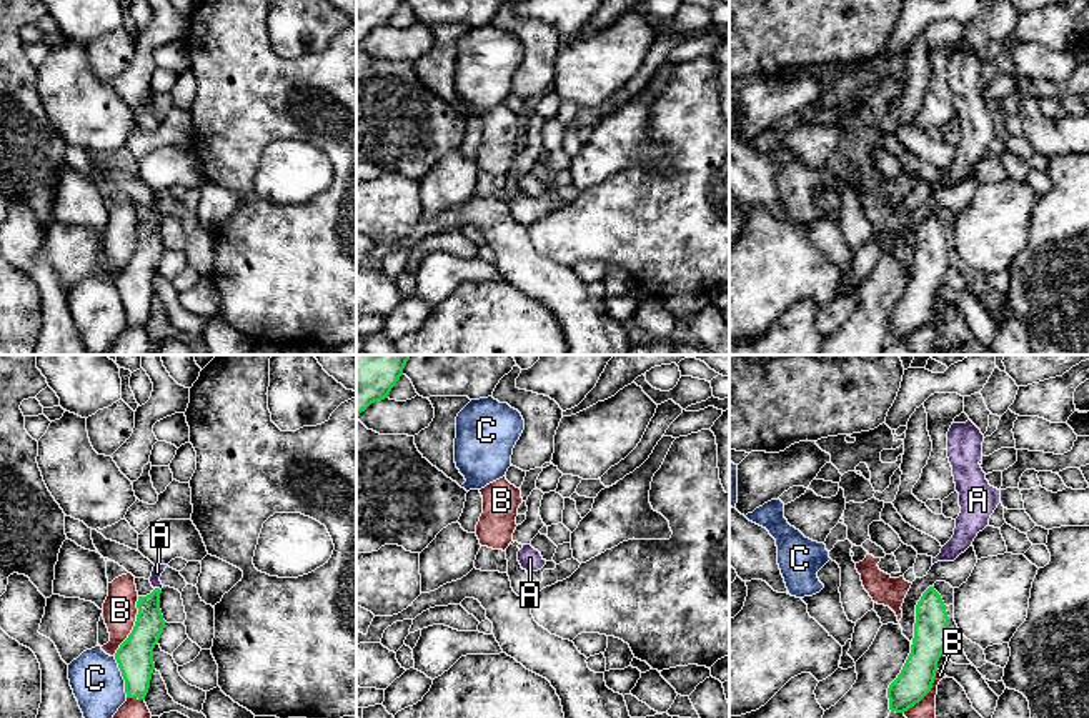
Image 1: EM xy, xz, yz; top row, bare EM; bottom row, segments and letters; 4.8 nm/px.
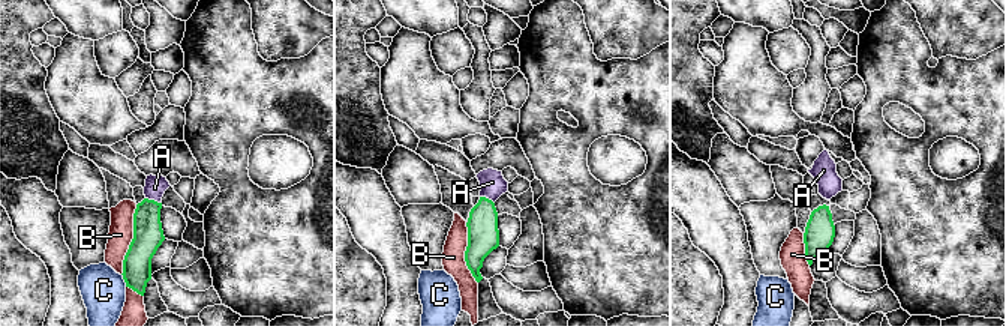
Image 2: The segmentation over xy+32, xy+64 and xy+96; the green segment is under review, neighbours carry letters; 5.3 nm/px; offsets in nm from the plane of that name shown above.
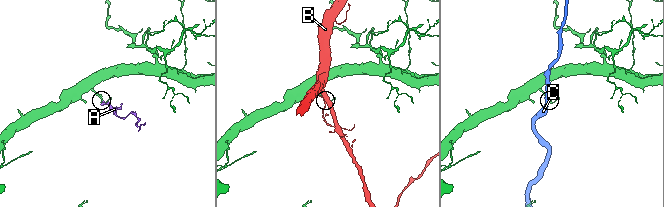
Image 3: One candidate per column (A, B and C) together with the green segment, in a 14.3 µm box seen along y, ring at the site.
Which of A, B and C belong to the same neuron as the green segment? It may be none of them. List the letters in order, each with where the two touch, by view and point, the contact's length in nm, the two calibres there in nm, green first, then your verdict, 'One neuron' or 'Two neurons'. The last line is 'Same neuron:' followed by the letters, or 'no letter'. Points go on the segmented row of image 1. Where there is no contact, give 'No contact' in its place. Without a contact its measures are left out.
A: Touches green at xy (159, 588). Shared border 40 nm. Thickness 140 nm (green) against 50 nm. One neuron
B: Touches green at xy (134, 627). Shared border 320 nm. Thickness 180 nm (green) against 160 nm. Two neurons
C: Touches green at xy (122, 675). Shared border 220 nm. Thickness 180 nm (green) against 260 nm. Two neurons
Same neuron: A

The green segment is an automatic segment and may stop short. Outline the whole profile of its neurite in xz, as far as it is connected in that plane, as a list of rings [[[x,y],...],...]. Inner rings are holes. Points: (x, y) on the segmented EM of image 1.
[[[356,355],[356,418],[371,403],[388,398],[413,355]]]

